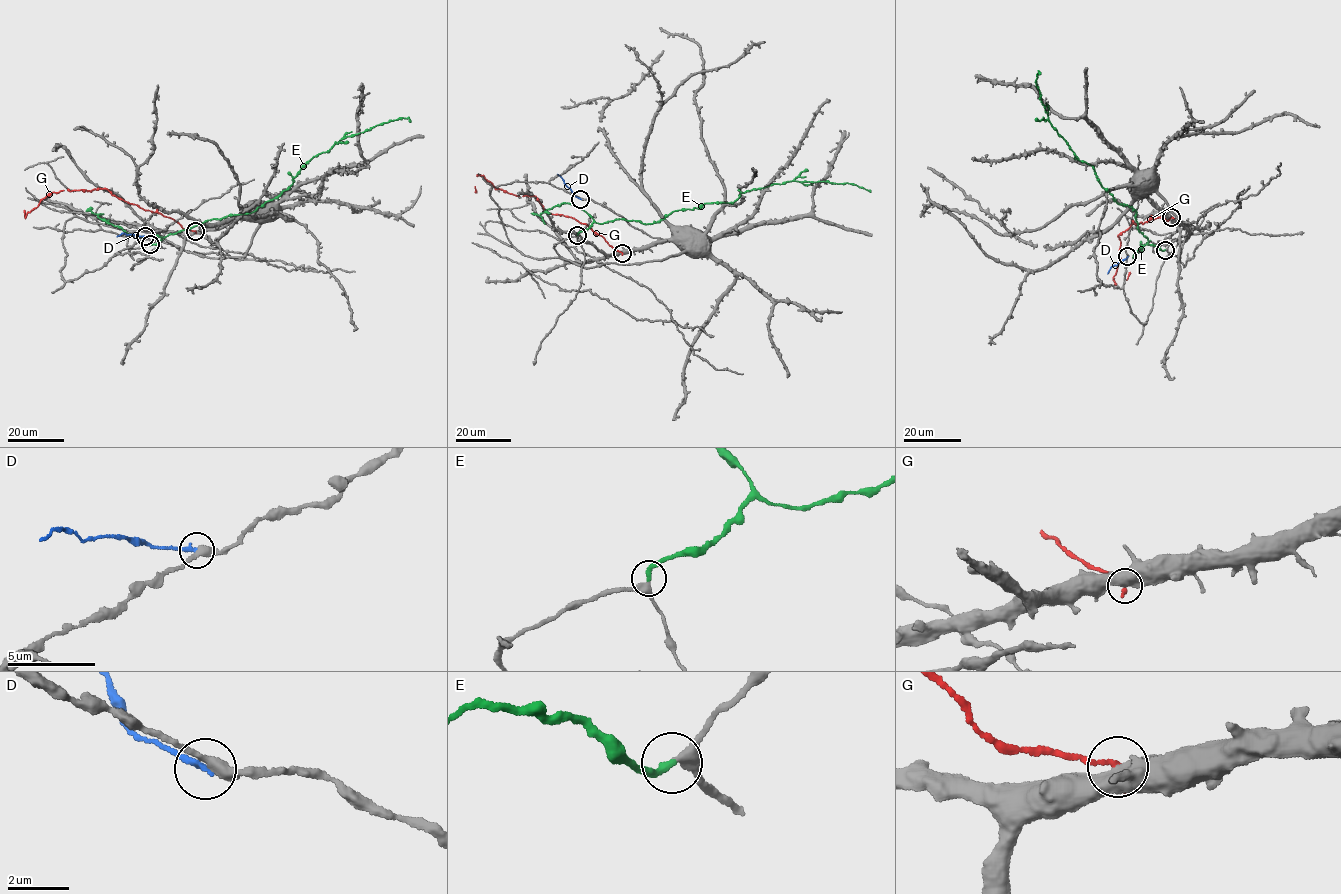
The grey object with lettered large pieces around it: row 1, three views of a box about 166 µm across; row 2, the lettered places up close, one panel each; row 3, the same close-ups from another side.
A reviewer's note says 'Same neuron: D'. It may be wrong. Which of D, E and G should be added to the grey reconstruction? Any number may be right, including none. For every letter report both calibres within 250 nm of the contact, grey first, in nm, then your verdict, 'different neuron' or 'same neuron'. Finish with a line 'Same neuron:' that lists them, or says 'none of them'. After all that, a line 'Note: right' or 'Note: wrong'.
D: 360/220 nm | different neuron
E: 320/280 nm | same neuron
G: 650/240 nm | different neuron
Same neuron: E
Note: wrong

